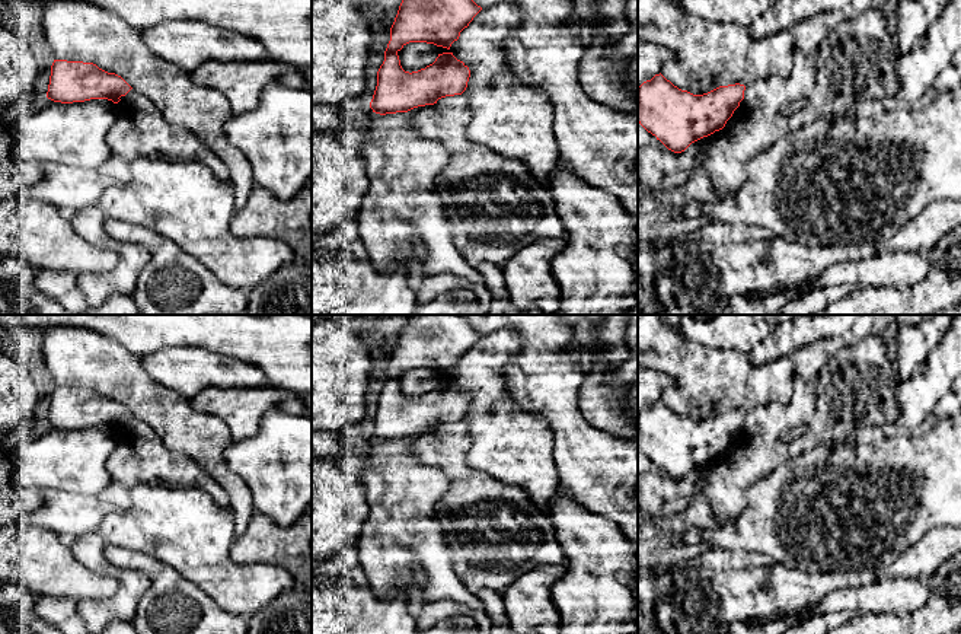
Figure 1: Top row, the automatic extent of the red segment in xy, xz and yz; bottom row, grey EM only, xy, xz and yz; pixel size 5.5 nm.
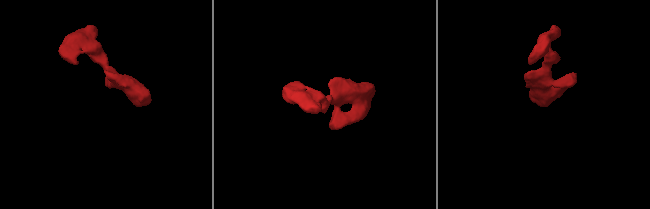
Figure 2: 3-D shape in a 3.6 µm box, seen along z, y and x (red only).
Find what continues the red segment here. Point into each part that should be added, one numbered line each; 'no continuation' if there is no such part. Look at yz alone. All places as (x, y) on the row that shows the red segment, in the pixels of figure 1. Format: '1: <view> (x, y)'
no continuation

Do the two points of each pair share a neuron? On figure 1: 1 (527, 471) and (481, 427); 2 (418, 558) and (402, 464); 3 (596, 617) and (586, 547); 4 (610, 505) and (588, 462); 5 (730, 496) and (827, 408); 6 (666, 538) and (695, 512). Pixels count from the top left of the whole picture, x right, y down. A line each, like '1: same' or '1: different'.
1: same
2: same
3: same
4: same
5: same
6: same

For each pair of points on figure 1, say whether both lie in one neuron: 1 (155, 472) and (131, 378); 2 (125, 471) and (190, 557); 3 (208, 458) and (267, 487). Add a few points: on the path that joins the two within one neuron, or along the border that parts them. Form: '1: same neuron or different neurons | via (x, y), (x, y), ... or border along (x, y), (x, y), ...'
1: different neurons | border along (137, 419), (165, 446)
2: different neurons | border along (172, 487), (139, 484), (124, 510)
3: different neurons | border along (232, 440), (224, 462), (251, 494)

